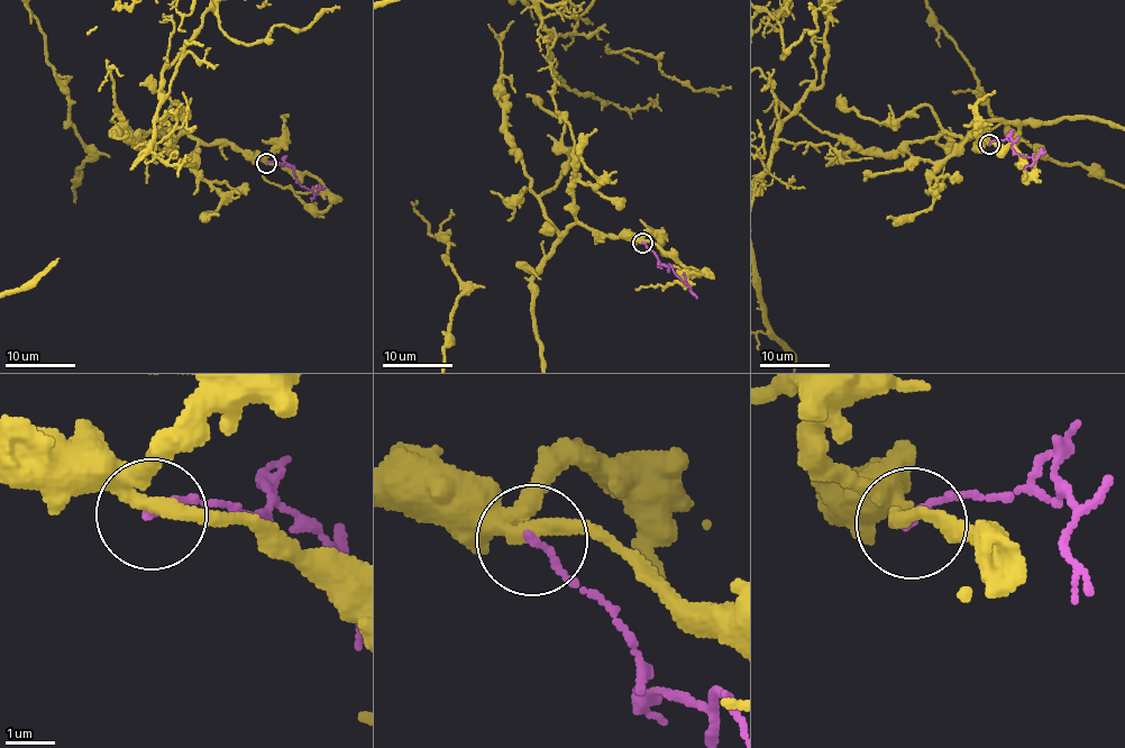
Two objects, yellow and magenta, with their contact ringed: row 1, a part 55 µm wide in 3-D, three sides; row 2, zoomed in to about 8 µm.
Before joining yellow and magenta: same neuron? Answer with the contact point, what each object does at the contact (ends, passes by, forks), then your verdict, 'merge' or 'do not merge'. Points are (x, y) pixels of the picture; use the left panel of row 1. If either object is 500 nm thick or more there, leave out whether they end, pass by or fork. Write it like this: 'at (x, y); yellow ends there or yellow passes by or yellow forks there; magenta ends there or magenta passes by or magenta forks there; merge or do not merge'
at (266, 163); yellow forks there; magenta ends there; do not merge

